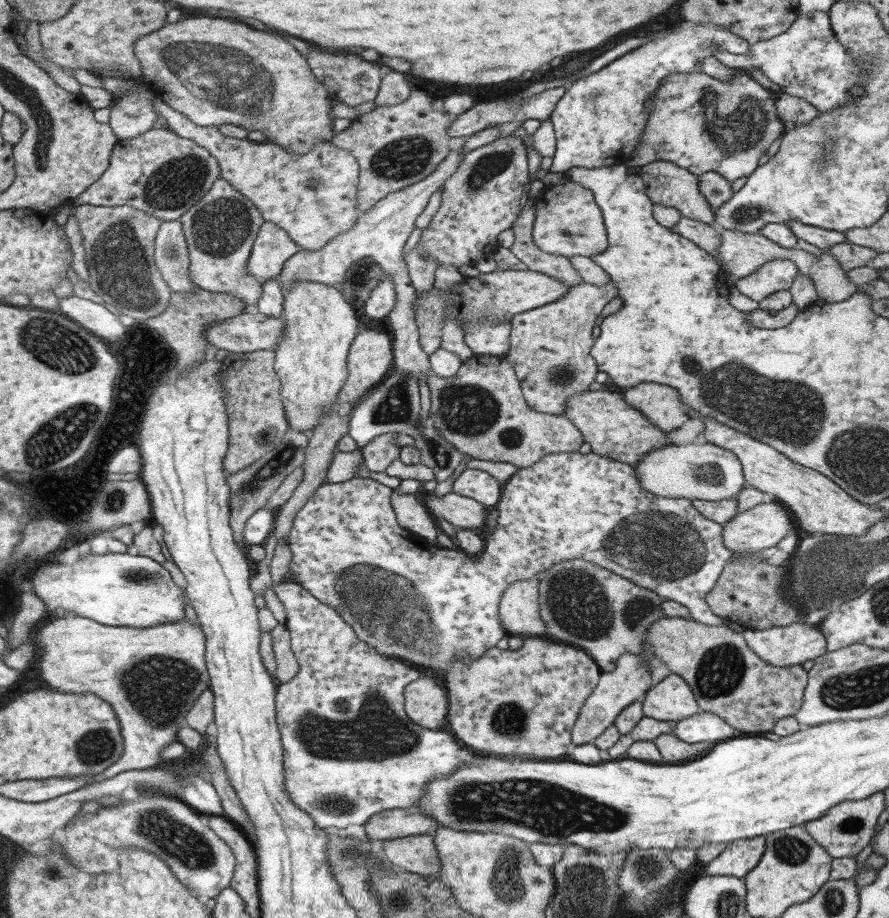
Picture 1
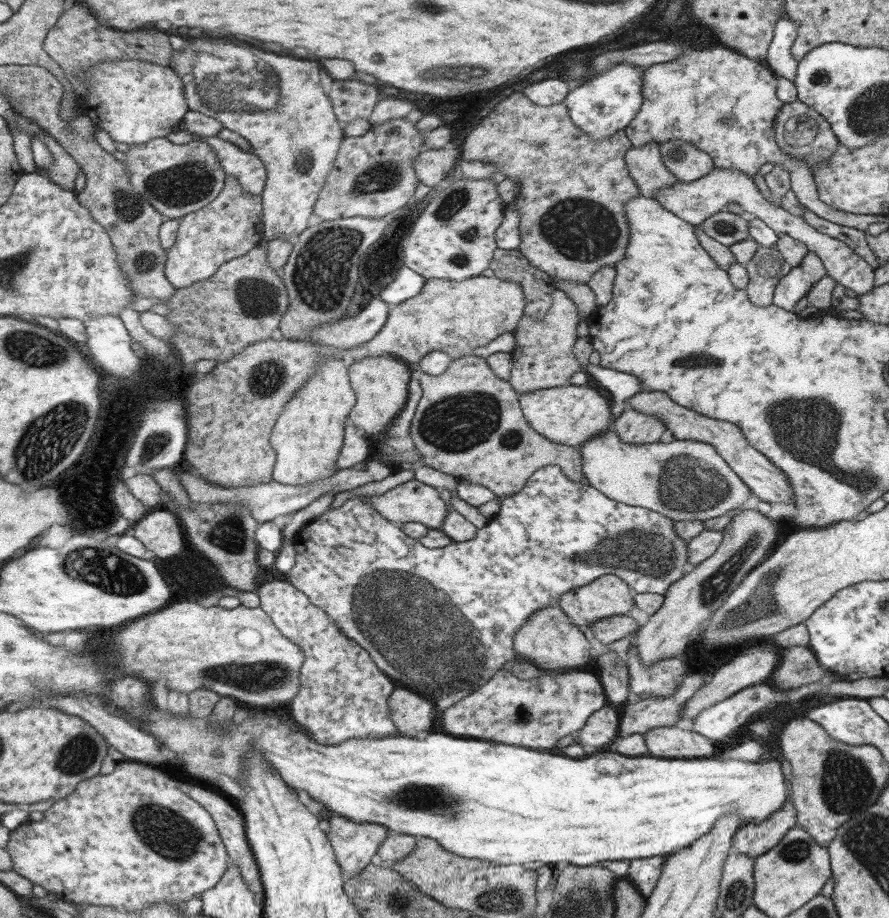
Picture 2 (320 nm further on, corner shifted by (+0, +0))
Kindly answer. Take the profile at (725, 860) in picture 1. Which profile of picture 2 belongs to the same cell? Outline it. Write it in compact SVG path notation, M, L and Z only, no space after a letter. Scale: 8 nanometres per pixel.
M788 798L779 810L775 810L775 813L769 814L761 822L737 828L732 838L732 851L754 859L775 846L795 826L795 810Z

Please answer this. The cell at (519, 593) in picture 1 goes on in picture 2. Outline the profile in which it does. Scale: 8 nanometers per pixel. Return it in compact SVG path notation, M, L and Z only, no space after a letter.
M546 606L536 610L525 624L514 634L514 652L537 670L563 672L577 670L589 660L589 643L583 633L567 620L565 613L557 606Z

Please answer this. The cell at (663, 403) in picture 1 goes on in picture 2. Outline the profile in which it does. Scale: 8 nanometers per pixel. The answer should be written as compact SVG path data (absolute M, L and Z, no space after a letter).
M626 407L612 423L611 429L622 442L629 444L647 444L658 442L666 429L663 423L650 414L641 414Z

